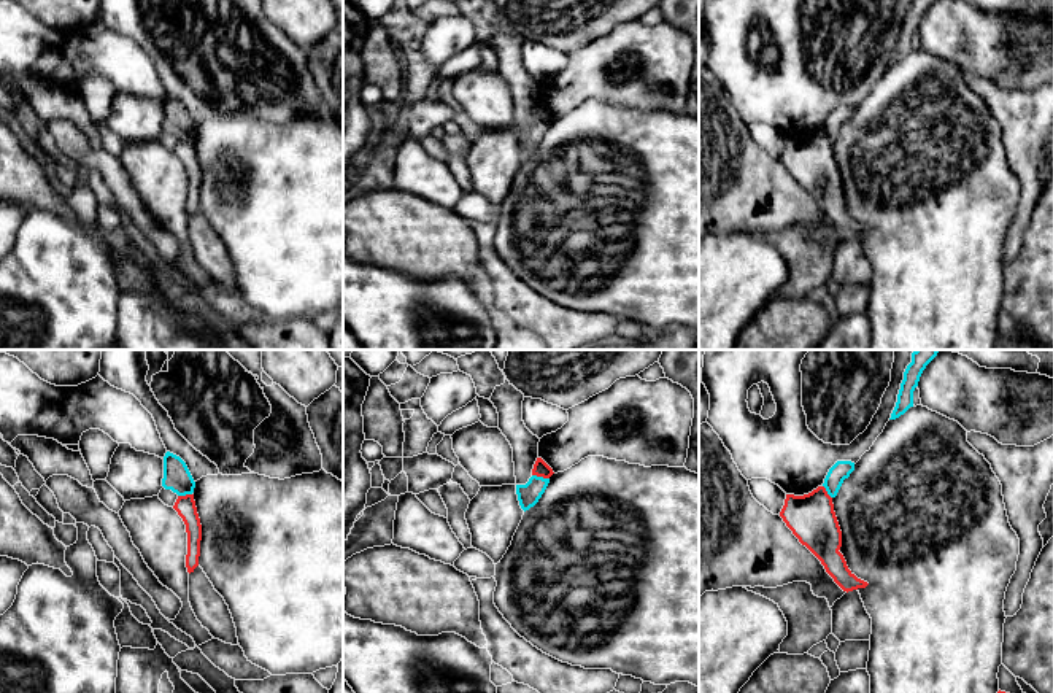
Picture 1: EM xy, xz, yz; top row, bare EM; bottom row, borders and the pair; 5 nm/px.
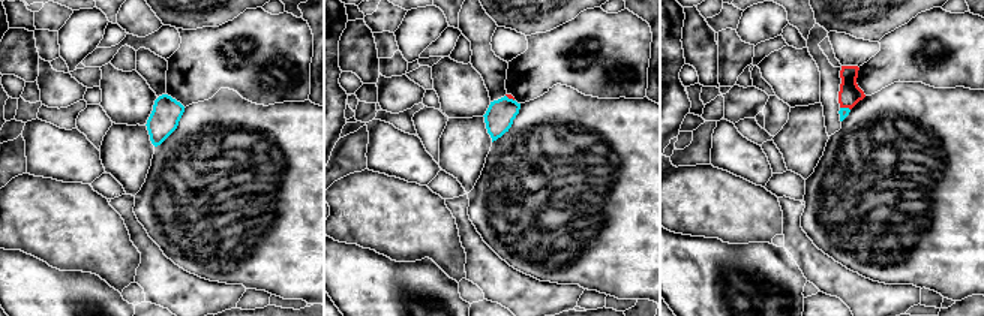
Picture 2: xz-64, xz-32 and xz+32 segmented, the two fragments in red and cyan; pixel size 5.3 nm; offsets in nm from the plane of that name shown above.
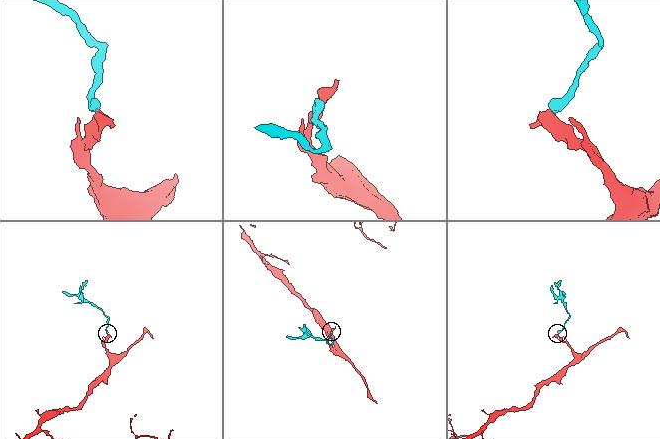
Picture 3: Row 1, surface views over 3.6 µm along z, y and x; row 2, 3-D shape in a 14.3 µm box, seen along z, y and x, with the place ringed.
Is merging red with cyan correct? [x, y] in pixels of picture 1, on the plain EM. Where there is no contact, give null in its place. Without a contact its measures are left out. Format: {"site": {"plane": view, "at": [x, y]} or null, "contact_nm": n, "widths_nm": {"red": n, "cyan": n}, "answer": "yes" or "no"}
{"site": {"plane": "xz", "at": [540, 120]}, "contact_nm": 90, "widths_nm": {"red": 80, "cyan": 110}, "answer": "no"}

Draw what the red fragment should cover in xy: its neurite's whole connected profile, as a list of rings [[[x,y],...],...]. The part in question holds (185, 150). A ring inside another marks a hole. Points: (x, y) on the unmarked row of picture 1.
[[[194,138],[178,140],[173,153],[183,162],[187,176],[187,199],[186,199],[186,211],[187,216],[194,216],[199,210],[200,200],[200,184],[202,184],[202,168],[197,157]]]

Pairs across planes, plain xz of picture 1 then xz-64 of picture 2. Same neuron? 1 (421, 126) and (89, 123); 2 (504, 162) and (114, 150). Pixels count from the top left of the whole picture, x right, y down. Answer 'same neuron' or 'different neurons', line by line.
1: different neurons
2: same neuron

